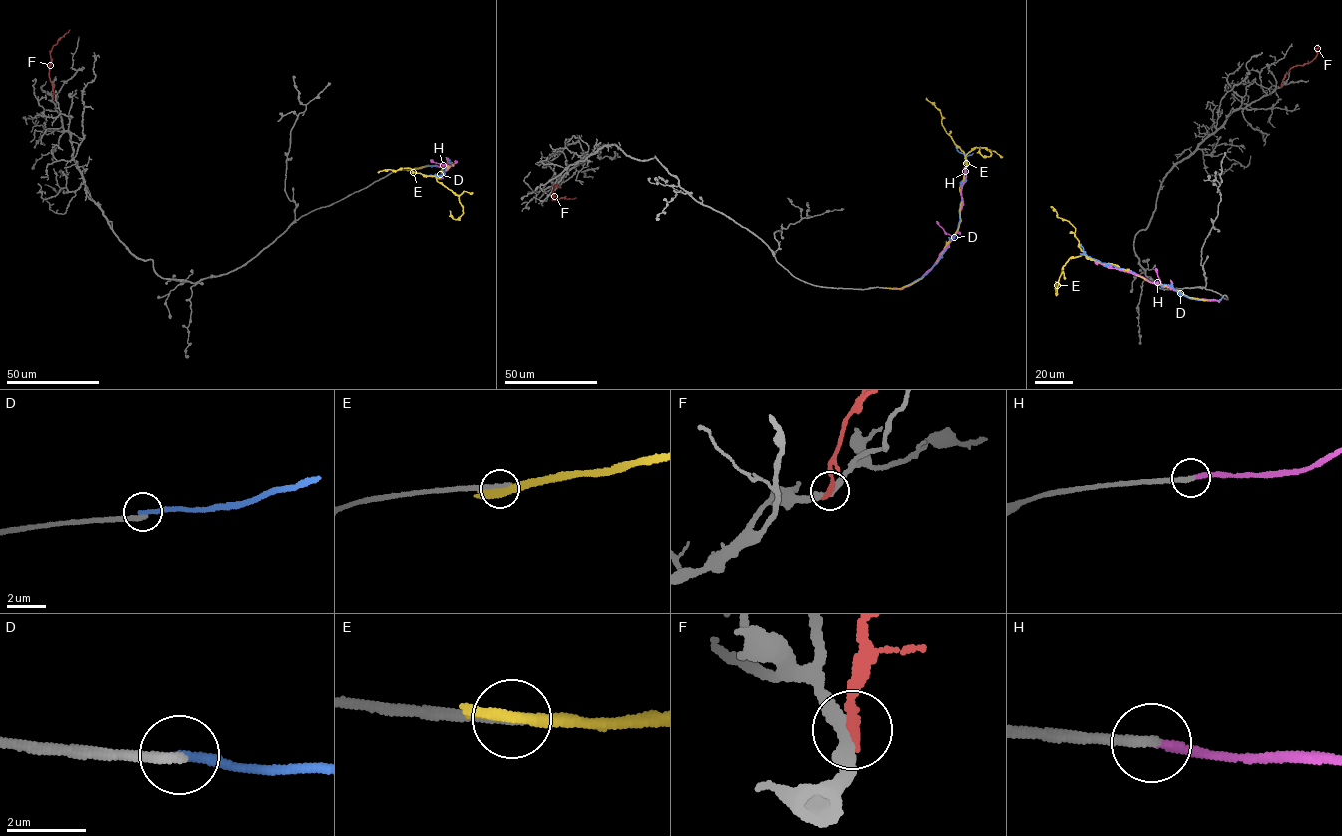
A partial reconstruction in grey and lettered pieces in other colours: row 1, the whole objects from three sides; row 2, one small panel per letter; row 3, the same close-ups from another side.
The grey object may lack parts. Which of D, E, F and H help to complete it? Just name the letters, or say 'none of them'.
H

